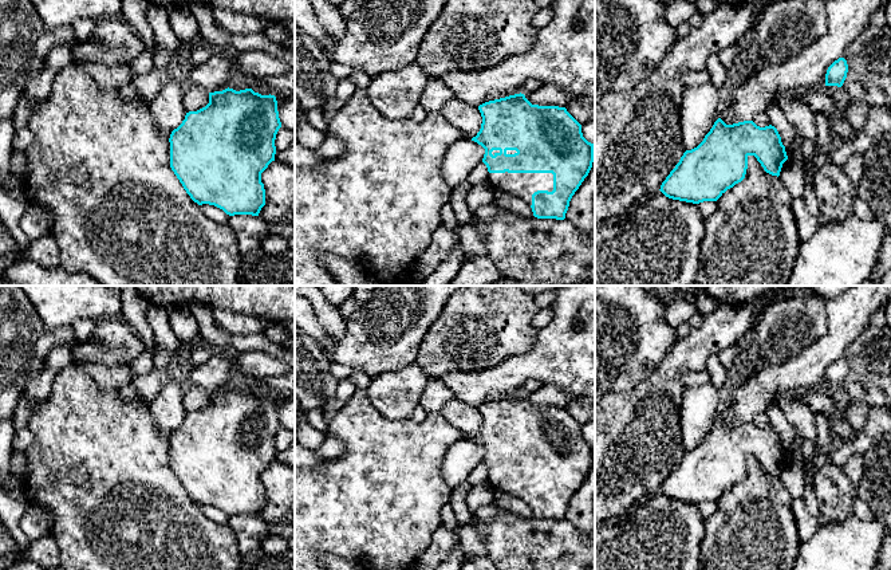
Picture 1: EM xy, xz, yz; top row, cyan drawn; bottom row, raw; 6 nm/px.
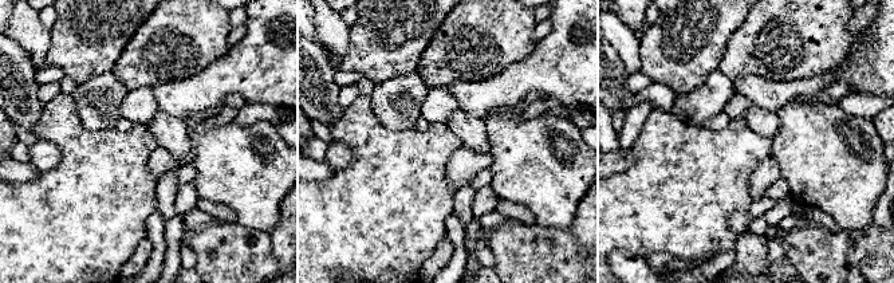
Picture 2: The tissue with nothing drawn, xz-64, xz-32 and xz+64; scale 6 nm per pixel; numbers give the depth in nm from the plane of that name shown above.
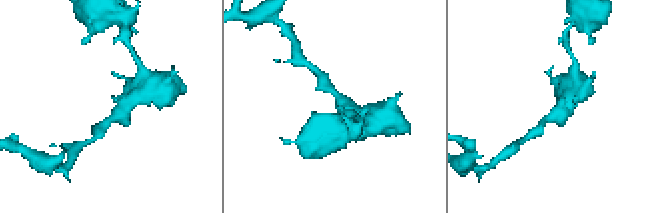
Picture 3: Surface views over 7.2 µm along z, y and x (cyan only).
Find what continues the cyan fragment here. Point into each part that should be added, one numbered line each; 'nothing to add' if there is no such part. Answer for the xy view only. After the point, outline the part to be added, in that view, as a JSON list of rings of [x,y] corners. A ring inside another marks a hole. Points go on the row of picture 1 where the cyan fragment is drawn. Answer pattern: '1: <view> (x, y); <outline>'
nothing to add

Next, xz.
1: xz (523, 185); [[[489,173],[488,181],[496,189],[524,200],[532,205],[532,194],[537,190],[553,190],[552,173]]]

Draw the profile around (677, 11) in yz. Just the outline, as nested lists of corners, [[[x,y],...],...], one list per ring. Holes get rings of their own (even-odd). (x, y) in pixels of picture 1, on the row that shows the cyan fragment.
[[[671,0],[665,9],[663,19],[671,25],[678,25],[687,21],[689,17],[697,12],[694,3],[689,0]]]

